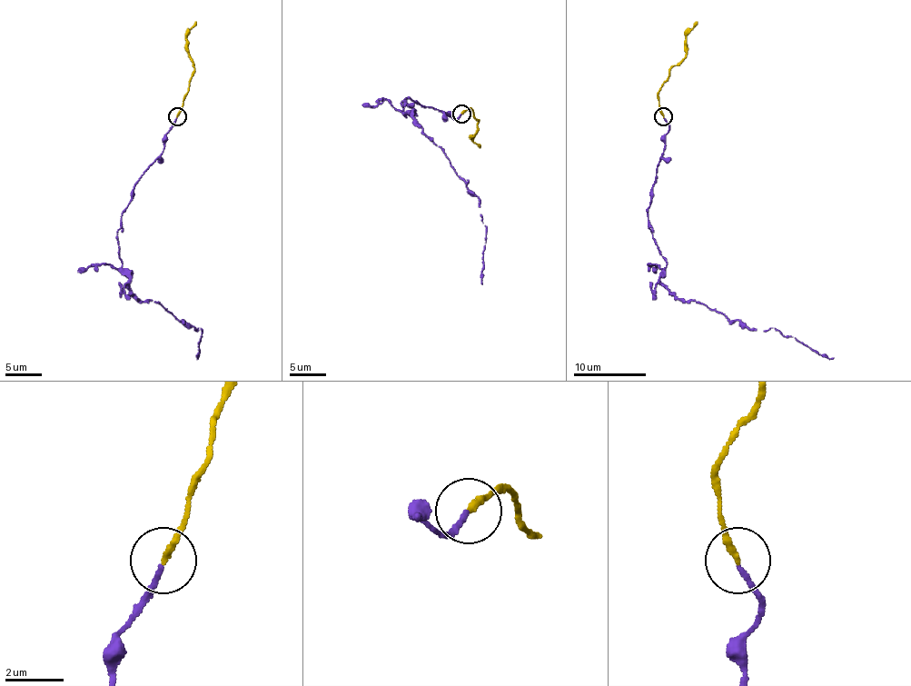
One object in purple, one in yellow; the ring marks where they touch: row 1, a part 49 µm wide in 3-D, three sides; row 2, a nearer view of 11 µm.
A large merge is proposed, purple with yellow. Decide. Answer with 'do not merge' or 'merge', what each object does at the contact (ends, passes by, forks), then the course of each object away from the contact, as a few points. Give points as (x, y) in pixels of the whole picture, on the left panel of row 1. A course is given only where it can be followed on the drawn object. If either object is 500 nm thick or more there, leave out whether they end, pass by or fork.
merge; purple ends; yellow ends; course purple (175, 116), (121, 217), (119, 259), (141, 301), (201, 328), (197, 357); course yellow (177, 116), (193, 69), (193, 62), (188, 56), (186, 33), (195, 22)

